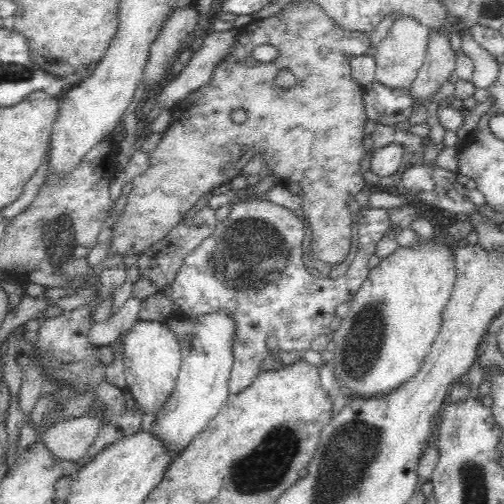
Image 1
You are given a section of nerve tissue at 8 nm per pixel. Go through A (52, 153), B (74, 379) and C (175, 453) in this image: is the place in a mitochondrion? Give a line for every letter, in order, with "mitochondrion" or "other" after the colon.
A: other
B: mitochondrion
C: other

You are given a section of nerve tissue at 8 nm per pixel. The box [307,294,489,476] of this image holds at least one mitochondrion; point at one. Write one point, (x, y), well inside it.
(367, 335)

